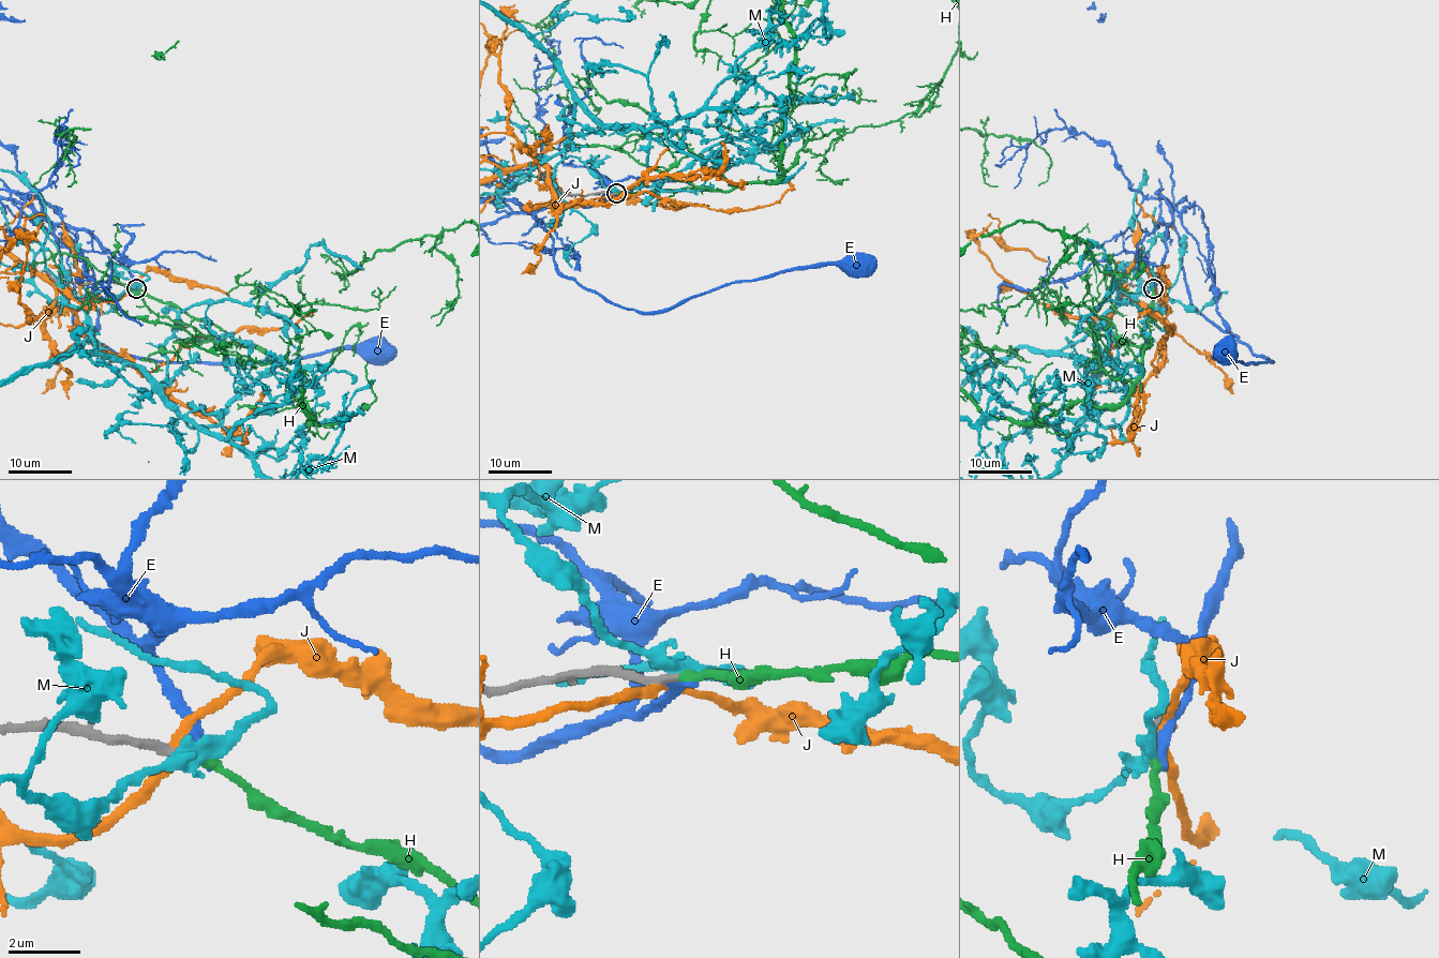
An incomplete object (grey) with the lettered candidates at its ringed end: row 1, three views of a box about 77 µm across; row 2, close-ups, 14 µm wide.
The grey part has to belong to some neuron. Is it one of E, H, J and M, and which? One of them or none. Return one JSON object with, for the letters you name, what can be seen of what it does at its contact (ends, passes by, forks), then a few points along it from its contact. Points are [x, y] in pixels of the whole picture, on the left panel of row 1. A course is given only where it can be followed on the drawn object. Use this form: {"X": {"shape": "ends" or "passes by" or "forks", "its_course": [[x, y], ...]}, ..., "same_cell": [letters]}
{"H": {"shape": "ends"}, "same_cell": ["H"]}

